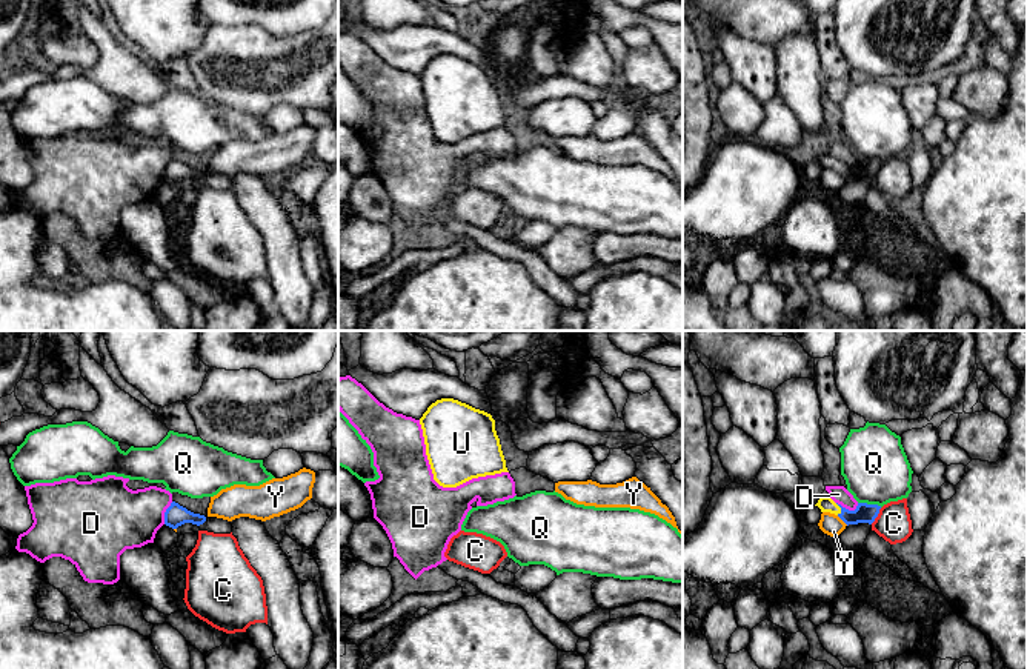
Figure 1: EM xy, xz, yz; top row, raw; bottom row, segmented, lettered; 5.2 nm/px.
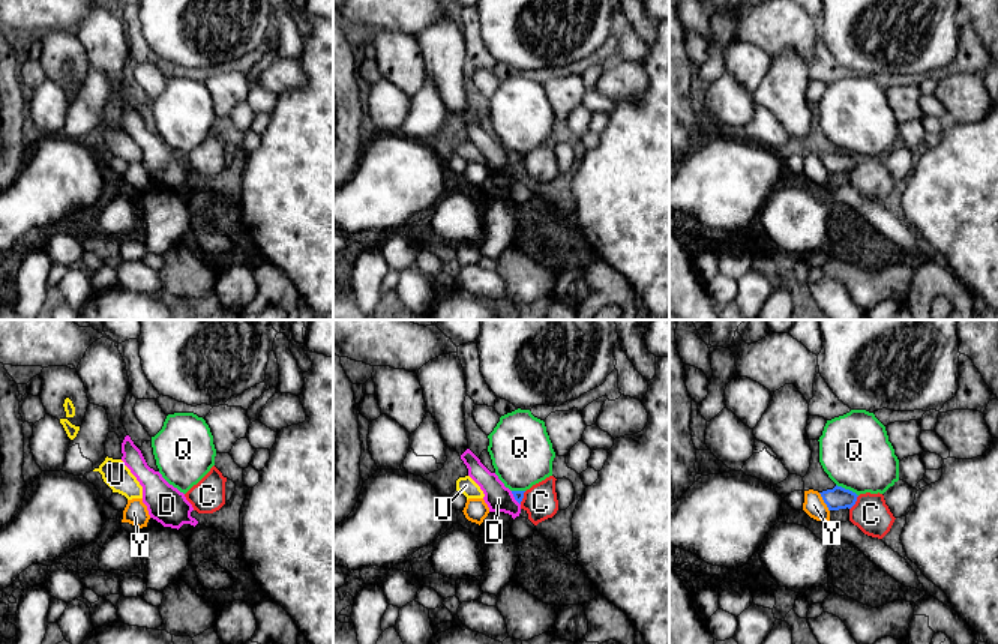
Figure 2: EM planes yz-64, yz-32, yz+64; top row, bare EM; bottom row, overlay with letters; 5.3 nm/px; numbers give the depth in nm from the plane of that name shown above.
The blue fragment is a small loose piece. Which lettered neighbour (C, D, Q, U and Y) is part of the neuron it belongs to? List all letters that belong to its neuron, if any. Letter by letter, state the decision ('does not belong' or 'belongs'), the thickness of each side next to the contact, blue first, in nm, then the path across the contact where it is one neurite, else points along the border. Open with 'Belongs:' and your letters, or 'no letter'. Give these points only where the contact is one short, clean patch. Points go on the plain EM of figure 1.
Belongs: U
C: does not belong | 100/180 nm
D: does not belong | 100/90 nm | along yz (837, 157), (849, 165), (858, 160)
Q: does not belong | 100/340 nm | along yz (858, 157), (881, 162)
U: belongs | 100/80 nm | across yz (864, 168), (841, 165), (824, 159)
Y: does not belong | 100/110 nm | along yz (837, 171), (847, 180)

